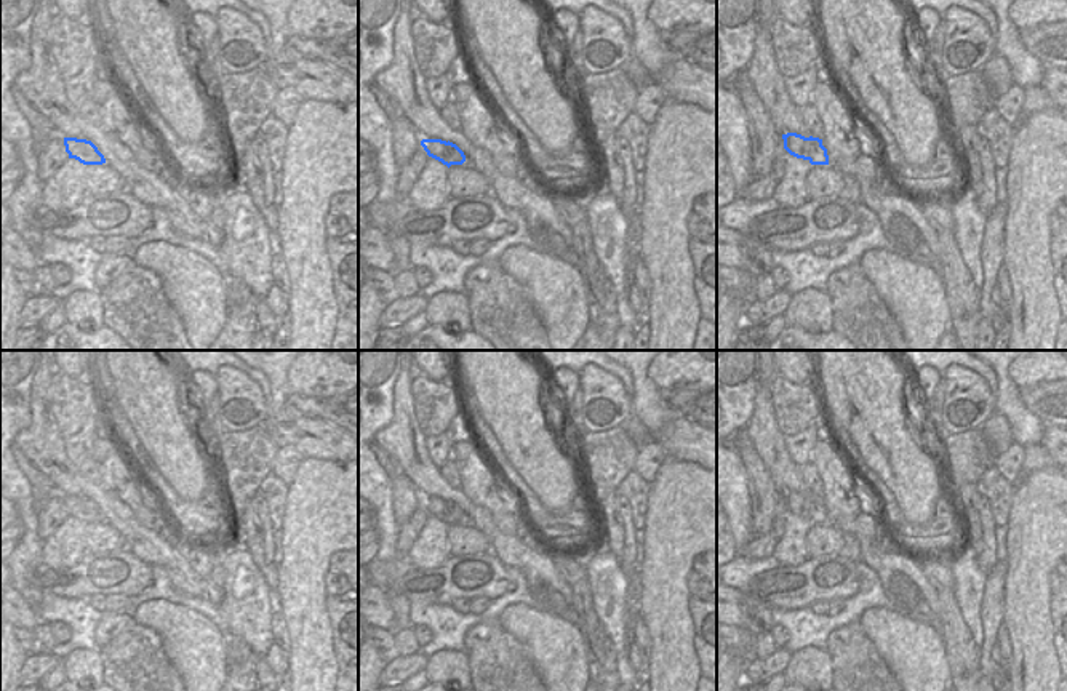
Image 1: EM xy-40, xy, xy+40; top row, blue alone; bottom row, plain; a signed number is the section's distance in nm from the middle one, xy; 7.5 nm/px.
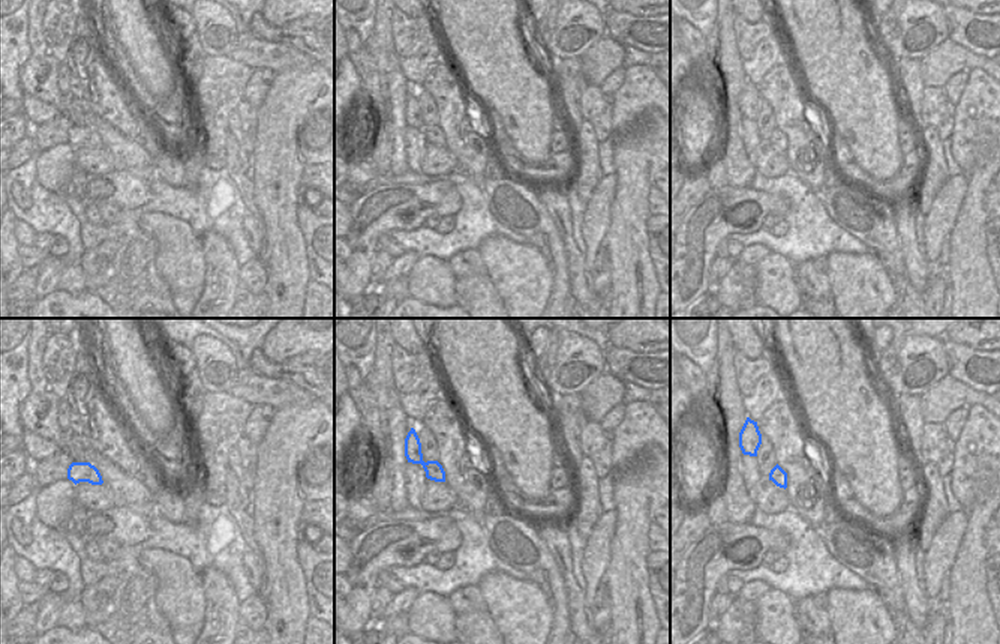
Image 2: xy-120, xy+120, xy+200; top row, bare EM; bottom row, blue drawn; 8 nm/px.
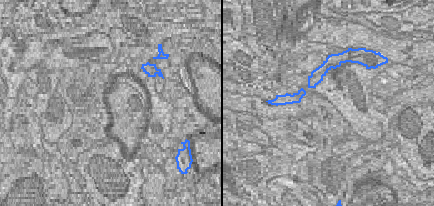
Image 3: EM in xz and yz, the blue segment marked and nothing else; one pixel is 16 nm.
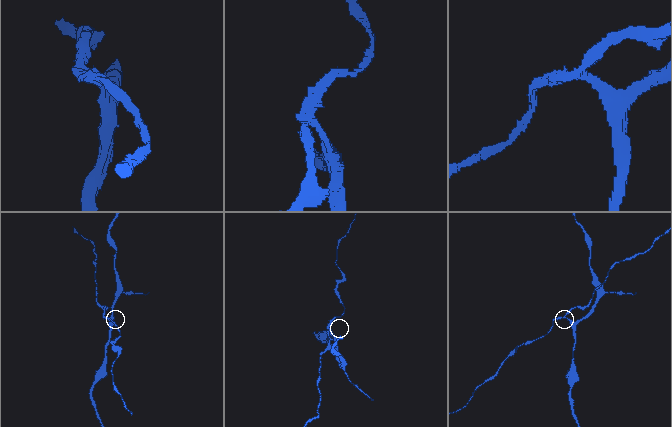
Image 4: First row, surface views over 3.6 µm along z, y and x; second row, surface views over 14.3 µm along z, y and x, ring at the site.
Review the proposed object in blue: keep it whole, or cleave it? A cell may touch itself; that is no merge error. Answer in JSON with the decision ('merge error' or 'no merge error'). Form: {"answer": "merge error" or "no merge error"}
{"answer": "merge error"}

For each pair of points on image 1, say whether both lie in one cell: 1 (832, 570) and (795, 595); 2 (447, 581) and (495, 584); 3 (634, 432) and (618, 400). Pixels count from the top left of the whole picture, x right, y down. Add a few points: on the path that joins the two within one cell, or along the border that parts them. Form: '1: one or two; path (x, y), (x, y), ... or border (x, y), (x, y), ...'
1: one; path (823, 578), (805, 586)
2: one; path (458, 584), (483, 584)
3: two; border (631, 415), (621, 426)

